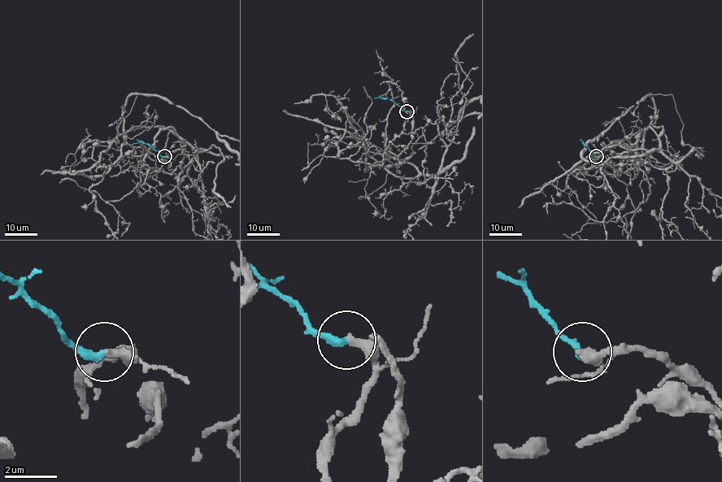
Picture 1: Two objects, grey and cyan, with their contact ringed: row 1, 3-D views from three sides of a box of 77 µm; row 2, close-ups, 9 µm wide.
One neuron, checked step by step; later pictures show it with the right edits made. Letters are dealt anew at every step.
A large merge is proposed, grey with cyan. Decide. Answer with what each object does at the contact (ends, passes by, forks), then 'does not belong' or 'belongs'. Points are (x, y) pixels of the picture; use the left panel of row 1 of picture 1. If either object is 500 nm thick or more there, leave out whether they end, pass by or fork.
grey ends there; cyan ends there; belongs

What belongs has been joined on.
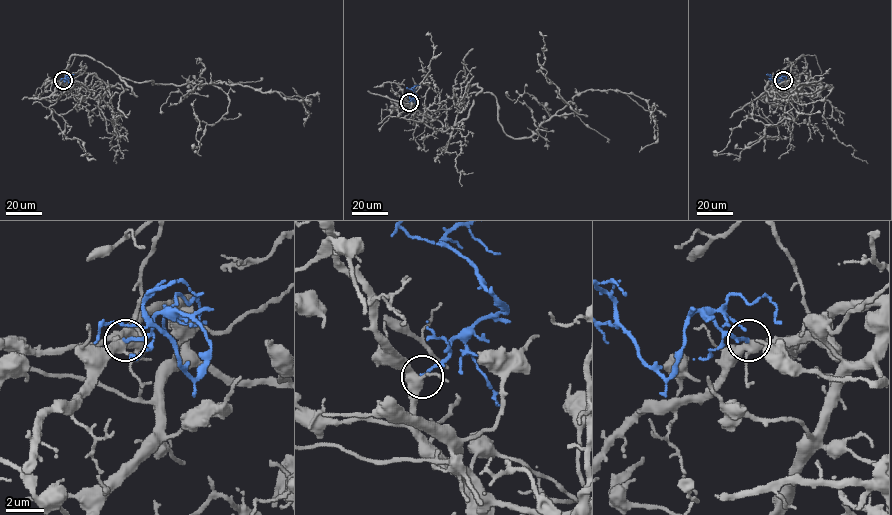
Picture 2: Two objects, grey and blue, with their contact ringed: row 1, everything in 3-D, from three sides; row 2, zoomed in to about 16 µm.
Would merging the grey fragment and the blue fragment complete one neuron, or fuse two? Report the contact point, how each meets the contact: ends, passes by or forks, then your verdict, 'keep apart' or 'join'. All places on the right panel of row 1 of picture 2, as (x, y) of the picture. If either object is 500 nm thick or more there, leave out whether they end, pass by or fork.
(783, 80) | grey forks | blue ends | join

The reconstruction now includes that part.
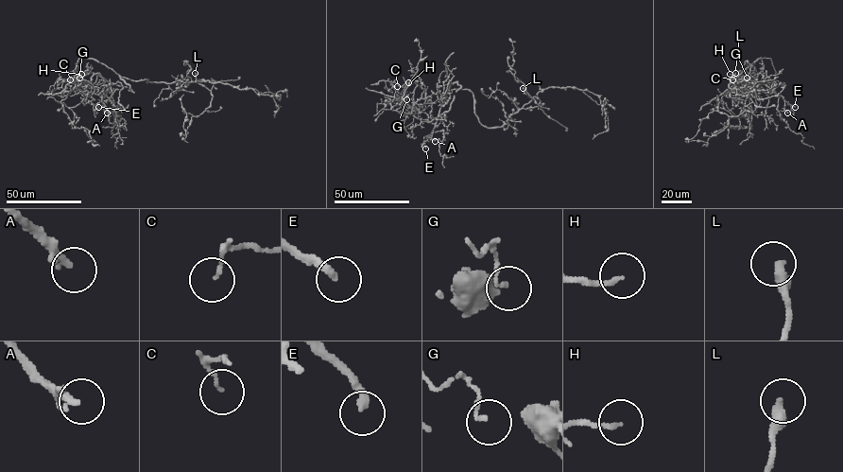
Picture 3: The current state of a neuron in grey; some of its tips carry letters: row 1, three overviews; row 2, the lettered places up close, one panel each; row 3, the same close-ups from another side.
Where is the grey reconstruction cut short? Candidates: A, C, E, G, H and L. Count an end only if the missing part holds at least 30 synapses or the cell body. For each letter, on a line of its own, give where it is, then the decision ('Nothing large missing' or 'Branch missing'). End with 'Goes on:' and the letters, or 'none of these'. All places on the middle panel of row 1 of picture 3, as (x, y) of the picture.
A: Place: (435, 141). Branch missing
C: Place: (397, 86). Nothing large missing
E: Place: (425, 148). Branch missing
G: Place: (406, 99). Nothing large missing
H: Place: (408, 82). Nothing large missing
L: Place: (523, 88). Branch missing
Goes on: A, E, L

